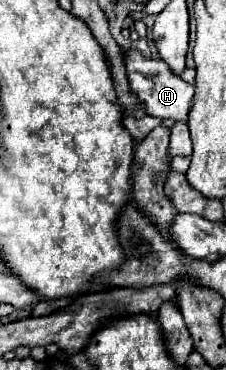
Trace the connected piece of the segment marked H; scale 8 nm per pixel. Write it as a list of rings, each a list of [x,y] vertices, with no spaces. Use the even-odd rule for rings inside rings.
[[[125,52],[125,64],[127,64],[127,72],[129,72],[127,78],[131,84],[131,90],[137,92],[141,102],[145,102],[149,116],[157,116],[157,118],[173,120],[173,122],[187,122],[191,100],[195,96],[193,84],[175,76],[167,64],[161,64],[161,60],[145,58],[139,52]]]

